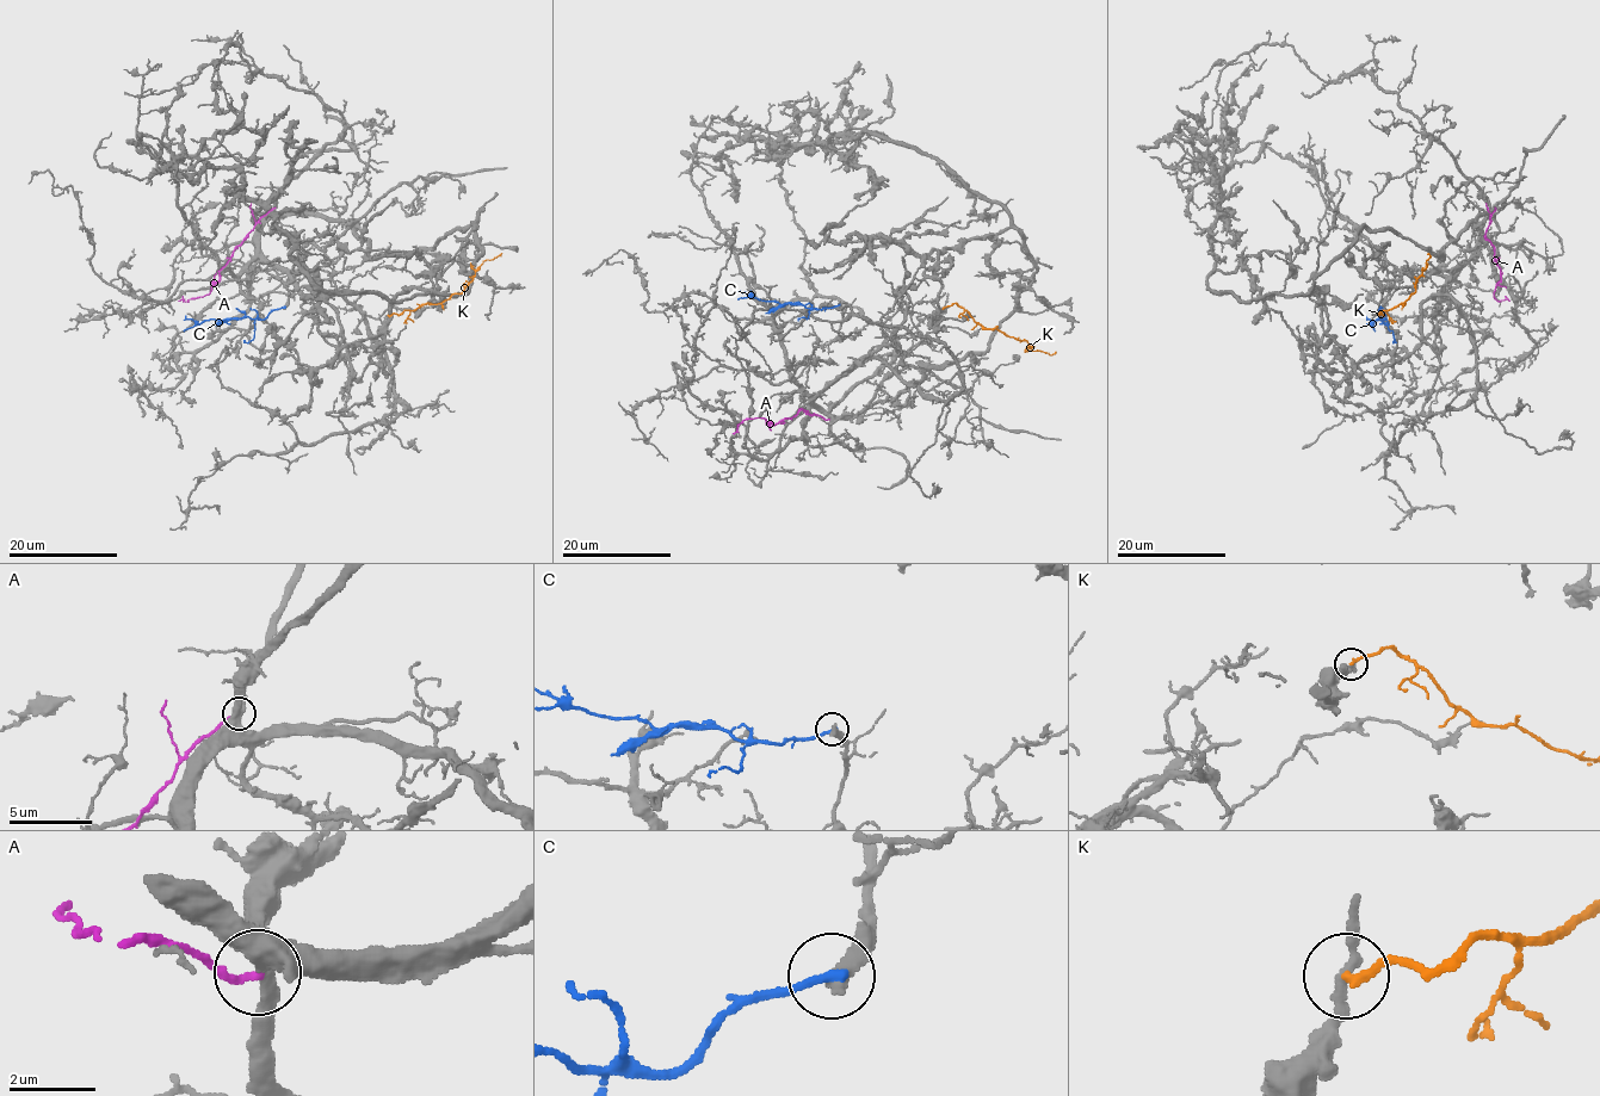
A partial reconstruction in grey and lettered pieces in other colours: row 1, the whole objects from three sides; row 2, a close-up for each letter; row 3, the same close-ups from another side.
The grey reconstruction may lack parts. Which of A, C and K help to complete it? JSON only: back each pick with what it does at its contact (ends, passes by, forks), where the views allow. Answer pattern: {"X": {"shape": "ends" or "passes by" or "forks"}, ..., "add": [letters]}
{"add": []}

